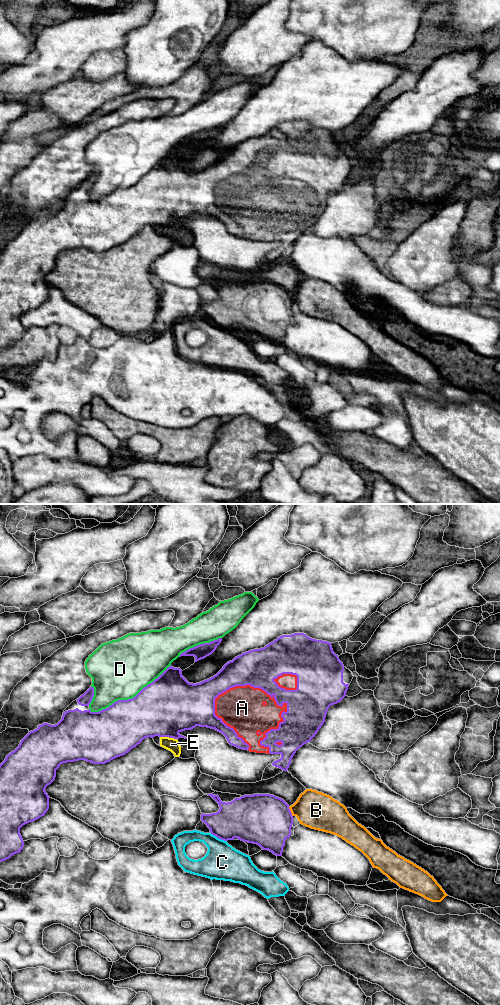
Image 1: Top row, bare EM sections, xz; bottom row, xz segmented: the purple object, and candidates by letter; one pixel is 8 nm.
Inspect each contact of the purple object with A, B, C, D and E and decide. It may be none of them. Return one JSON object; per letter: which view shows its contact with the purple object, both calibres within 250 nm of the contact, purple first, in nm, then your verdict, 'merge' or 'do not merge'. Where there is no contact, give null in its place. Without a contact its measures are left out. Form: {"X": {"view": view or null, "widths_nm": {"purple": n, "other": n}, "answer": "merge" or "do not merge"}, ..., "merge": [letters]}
{"A": {"view": "xz", "widths_nm": {"purple": 320, "other": 260}, "answer": "merge"}, "B": {"view": "xz", "widths_nm": {"purple": 420, "other": 300}, "answer": "do not merge"}, "C": {"view": "xz", "widths_nm": {"purple": 320, "other": 280}, "answer": "do not merge"}, "D": {"view": "xz", "widths_nm": {"purple": 420, "other": 460}, "answer": "do not merge"}, "E": {"view": "xz", "widths_nm": {"purple": 460, "other": 110}, "answer": "do not merge"}, "merge": ["A"]}

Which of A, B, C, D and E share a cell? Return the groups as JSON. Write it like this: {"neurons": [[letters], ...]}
{"neurons": [["A"], ["B"], ["C"], ["D"], ["E"]]}

